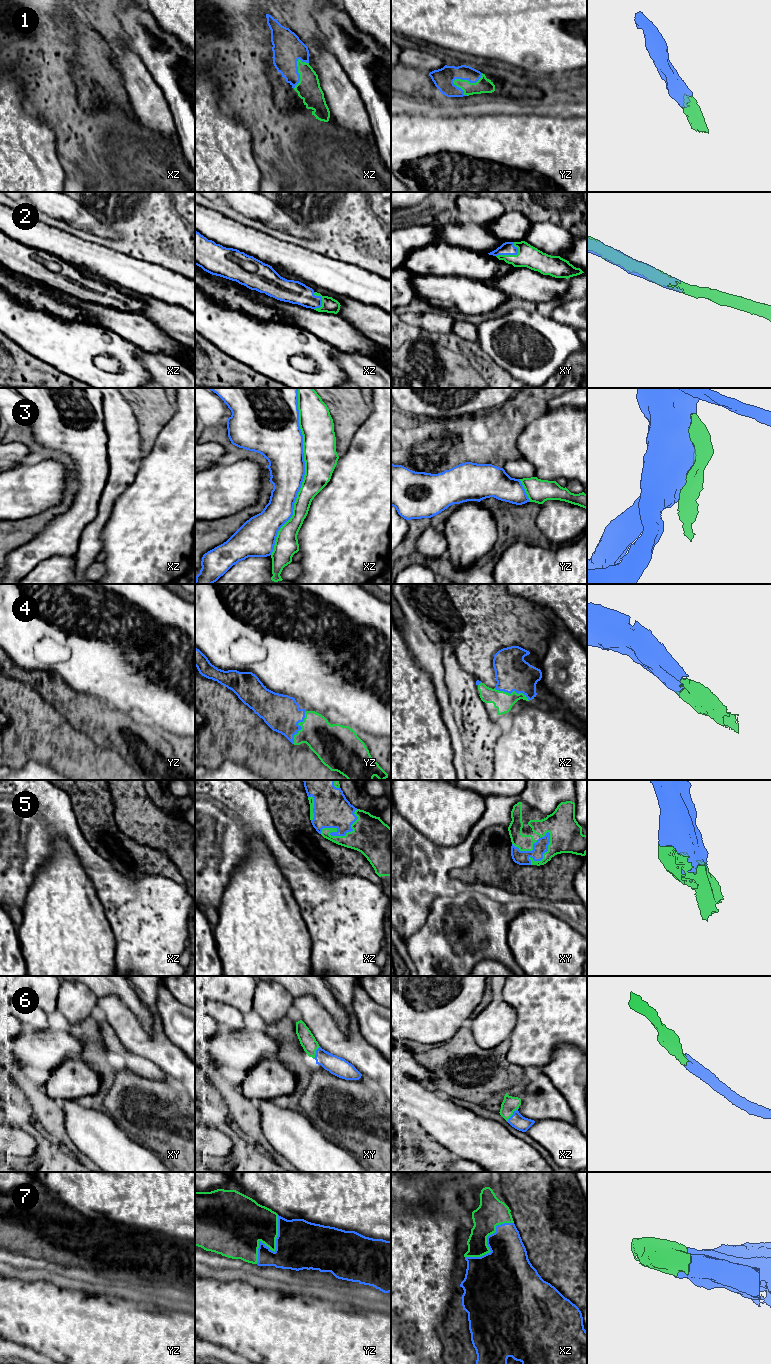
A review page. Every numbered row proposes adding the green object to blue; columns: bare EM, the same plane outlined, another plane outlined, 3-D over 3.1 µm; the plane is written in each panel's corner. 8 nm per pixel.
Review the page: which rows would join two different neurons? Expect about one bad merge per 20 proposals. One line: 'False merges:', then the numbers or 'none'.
False merges: none

